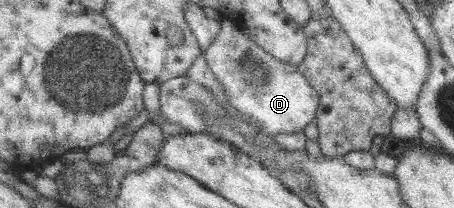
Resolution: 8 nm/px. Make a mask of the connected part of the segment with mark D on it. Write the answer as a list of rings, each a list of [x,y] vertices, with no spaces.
[[[223,17],[219,32],[211,41],[211,44],[202,51],[209,69],[215,75],[217,82],[223,87],[227,100],[233,108],[259,122],[261,130],[265,130],[273,137],[278,134],[304,132],[308,124],[315,122],[316,112],[319,109],[319,102],[321,102],[319,93],[299,73],[295,65],[275,59],[263,48],[257,46],[250,39],[250,35],[246,35],[238,29],[236,22]]]

